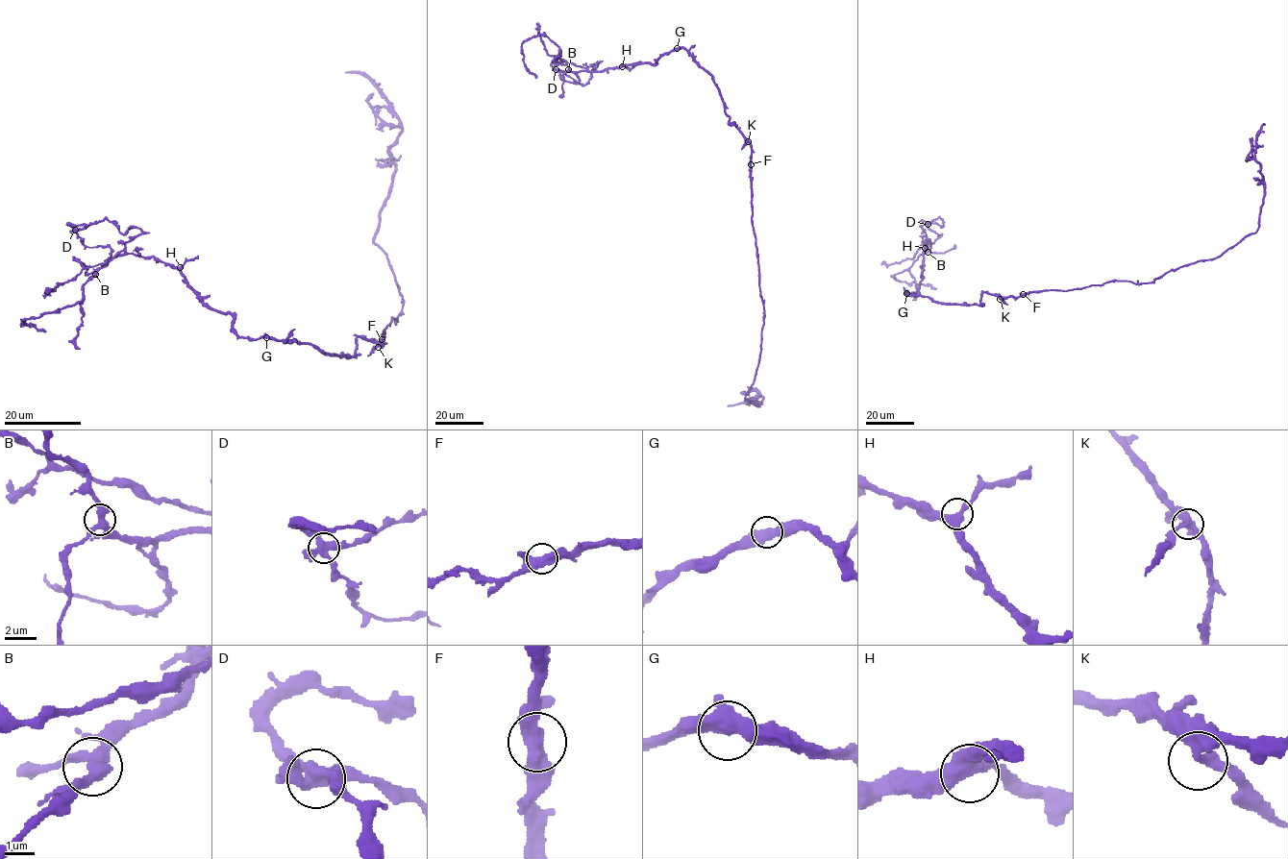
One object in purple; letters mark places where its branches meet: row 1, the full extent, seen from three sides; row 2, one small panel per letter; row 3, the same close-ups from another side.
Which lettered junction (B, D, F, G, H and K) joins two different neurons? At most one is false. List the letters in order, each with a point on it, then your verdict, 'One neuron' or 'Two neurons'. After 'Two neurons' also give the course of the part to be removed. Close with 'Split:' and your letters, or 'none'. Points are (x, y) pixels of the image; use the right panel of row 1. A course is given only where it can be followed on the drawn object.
B: Place: (928, 252). One neuron
D: Place: (928, 224). Two neurons. Course of the part to remove: (928, 224), (939, 217), (943, 226), (929, 222), (922, 226), (926, 239), (914, 257), (891, 264), (881, 263)
F: Place: (1023, 294). One neuron
G: Place: (906, 293). One neuron
H: Place: (925, 248). One neuron
K: Place: (1000, 299). One neuron
Split: D

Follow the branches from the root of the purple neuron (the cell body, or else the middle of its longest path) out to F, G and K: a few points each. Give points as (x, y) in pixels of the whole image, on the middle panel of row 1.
F: (734, 122), (751, 145), (751, 164)
G: (734, 122), (729, 122), (714, 78), (686, 50), (677, 48)
K: (734, 122), (748, 141)

